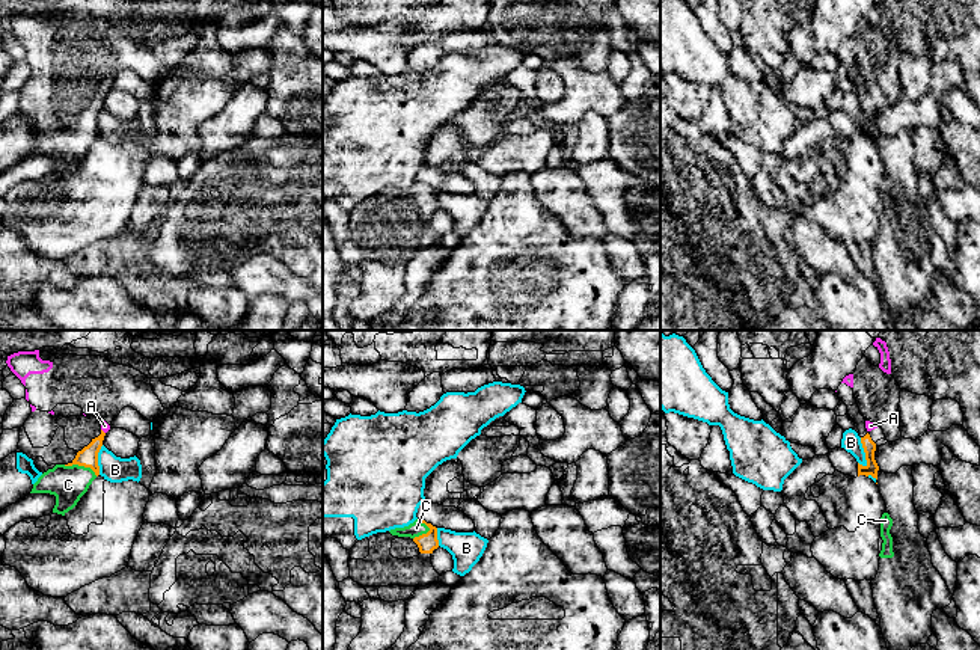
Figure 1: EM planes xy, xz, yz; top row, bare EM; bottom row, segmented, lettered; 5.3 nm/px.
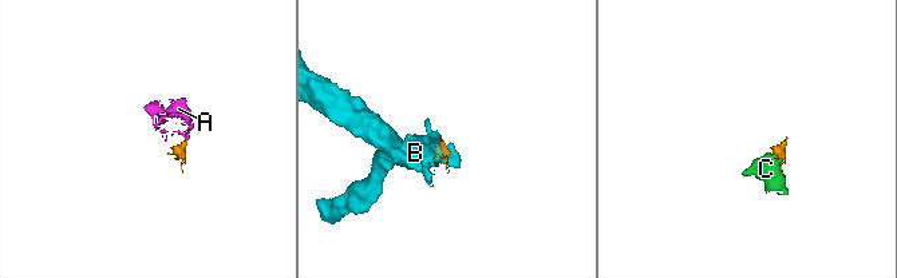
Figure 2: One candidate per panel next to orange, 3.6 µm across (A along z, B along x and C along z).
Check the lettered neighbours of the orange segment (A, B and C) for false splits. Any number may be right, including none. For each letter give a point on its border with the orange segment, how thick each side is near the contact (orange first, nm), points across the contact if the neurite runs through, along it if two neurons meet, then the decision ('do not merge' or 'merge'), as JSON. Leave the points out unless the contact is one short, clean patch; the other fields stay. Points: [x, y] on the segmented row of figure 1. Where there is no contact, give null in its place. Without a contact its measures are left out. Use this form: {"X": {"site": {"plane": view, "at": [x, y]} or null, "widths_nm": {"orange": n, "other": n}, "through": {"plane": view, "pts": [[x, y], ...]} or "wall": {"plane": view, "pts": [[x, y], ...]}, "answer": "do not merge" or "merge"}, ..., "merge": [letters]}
{"A": {"site": {"plane": "xy", "at": [103, 432]}, "widths_nm": {"orange": 110, "other": 50}, "answer": "merge"}, "B": {"site": {"plane": "yz", "at": [864, 451]}, "widths_nm": {"orange": 70, "other": 100}, "wall": {"plane": "yz", "pts": [[860, 438], [866, 466]]}, "answer": "do not merge"}, "C": {"site": {"plane": "xy", "at": [80, 465]}, "widths_nm": {"orange": 110, "other": 190}, "answer": "merge"}, "merge": ["A", "C"]}

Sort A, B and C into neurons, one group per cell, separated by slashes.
A C / B

